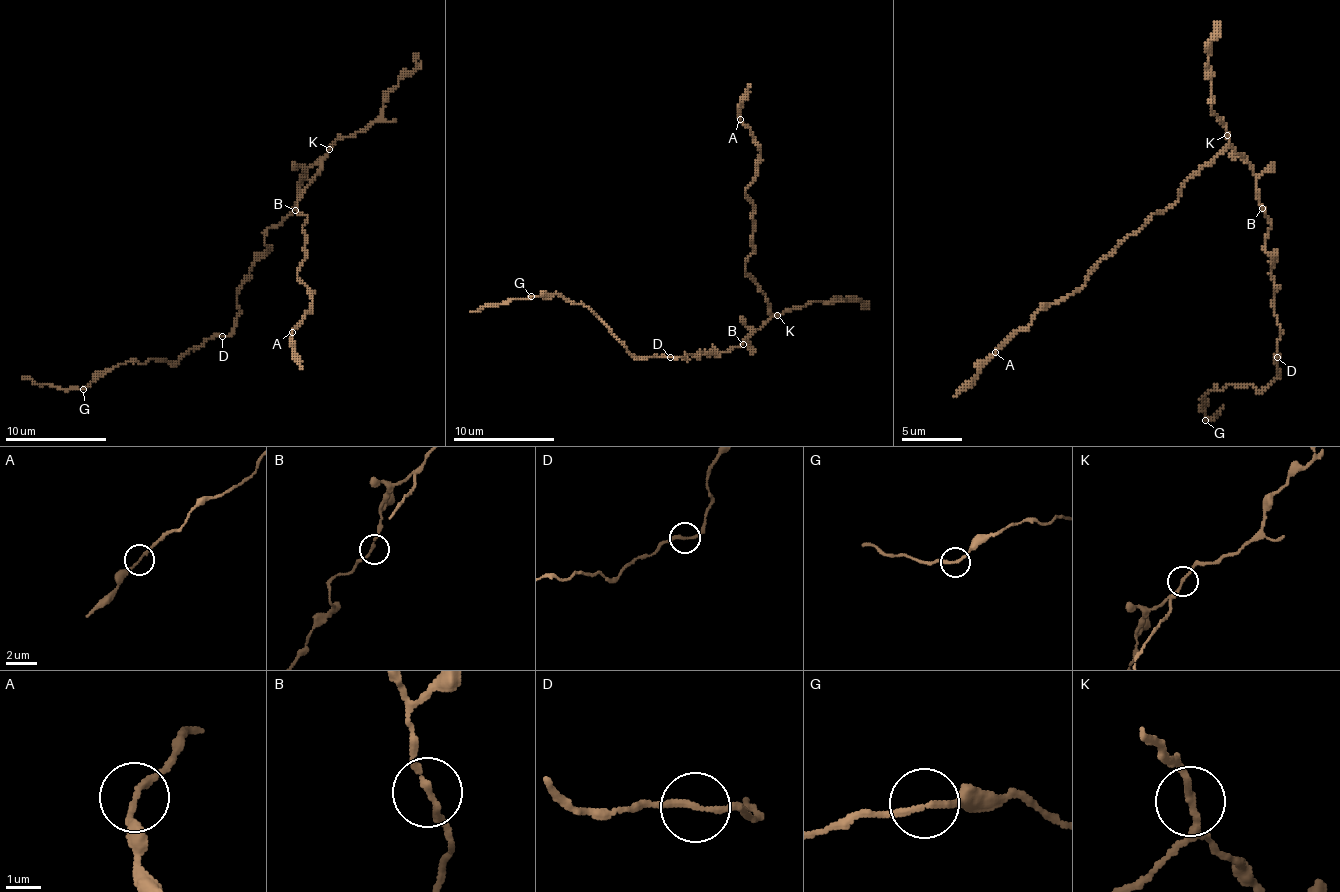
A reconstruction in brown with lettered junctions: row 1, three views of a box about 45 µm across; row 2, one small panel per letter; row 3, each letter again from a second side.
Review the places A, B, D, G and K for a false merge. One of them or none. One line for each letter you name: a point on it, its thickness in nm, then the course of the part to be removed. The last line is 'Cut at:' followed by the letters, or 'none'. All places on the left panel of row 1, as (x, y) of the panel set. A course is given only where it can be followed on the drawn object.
Cut at: none

